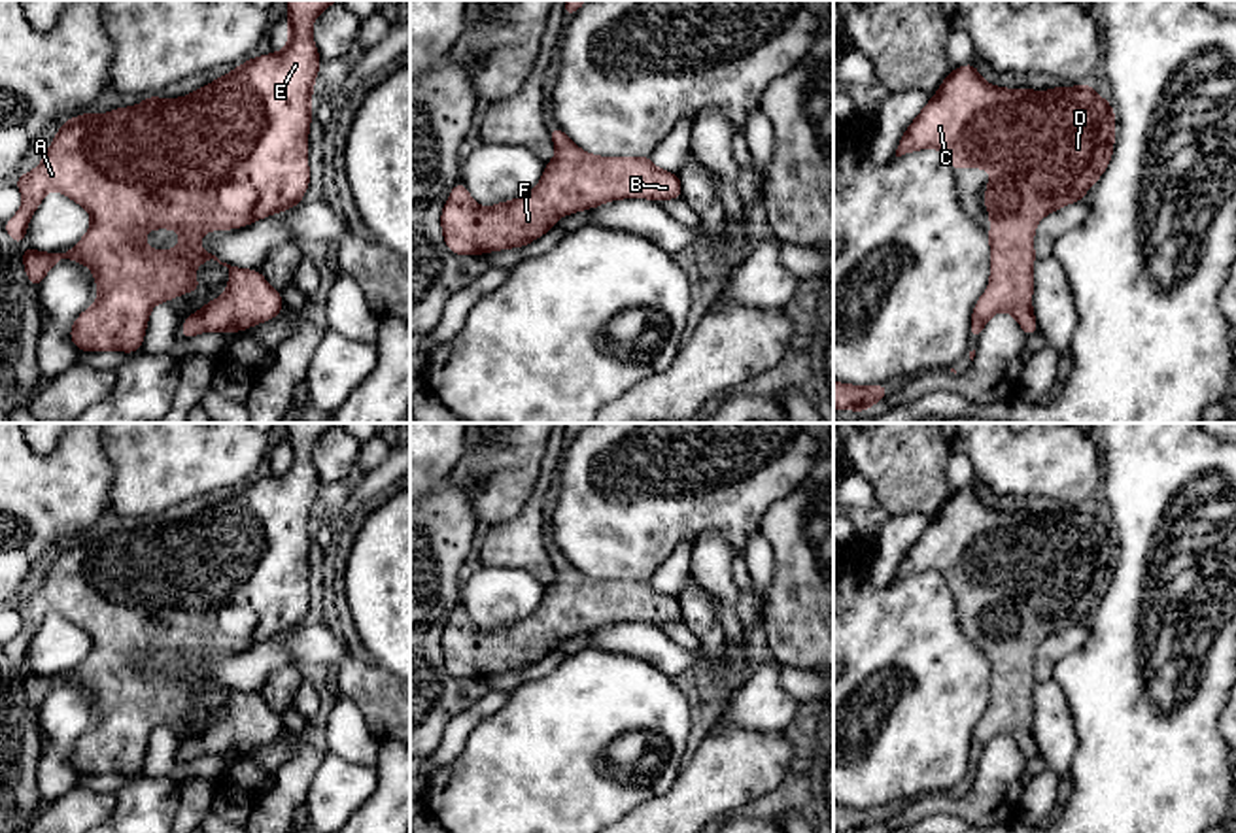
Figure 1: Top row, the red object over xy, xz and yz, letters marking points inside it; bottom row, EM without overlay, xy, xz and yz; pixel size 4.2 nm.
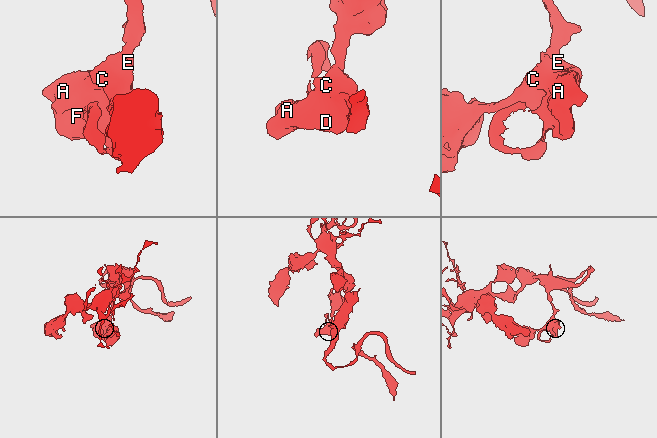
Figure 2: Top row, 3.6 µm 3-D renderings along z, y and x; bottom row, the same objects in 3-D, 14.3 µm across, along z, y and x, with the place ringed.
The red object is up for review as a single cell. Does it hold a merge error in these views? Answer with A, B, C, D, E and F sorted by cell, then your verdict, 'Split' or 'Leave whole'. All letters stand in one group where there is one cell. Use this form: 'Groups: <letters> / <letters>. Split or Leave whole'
Groups: A B C D E F. Leave whole

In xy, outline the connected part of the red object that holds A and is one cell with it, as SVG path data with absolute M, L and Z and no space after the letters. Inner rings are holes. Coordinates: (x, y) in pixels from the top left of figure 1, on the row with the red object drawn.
M287 0L287 45L280 53L268 53L249 59L231 74L217 77L202 89L172 100L149 96L138 106L117 108L104 115L81 113L60 125L40 166L15 179L23 195L21 210L4 223L6 232L17 244L23 244L28 221L47 191L59 191L81 204L91 213L87 234L70 251L43 253L30 247L23 249L23 264L28 281L38 289L47 270L60 259L72 259L91 268L98 297L74 321L70 340L79 351L119 349L134 353L142 348L147 329L147 317L155 304L181 297L189 291L200 291L195 268L210 259L229 268L227 291L200 312L193 312L181 325L181 336L193 338L204 331L238 332L257 323L276 317L283 310L280 291L276 291L259 270L246 270L221 263L215 255L204 251L198 240L206 230L242 229L253 221L285 212L297 206L310 183L308 170L308 128L312 121L310 100L316 76L321 64L312 40L316 17L331 4L340 0ZM151 229L174 229L183 242L172 251L155 251L144 244Z

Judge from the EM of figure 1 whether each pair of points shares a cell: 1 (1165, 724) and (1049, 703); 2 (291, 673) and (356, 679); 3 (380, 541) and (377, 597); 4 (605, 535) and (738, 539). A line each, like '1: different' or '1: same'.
1: different
2: different
3: same
4: same

